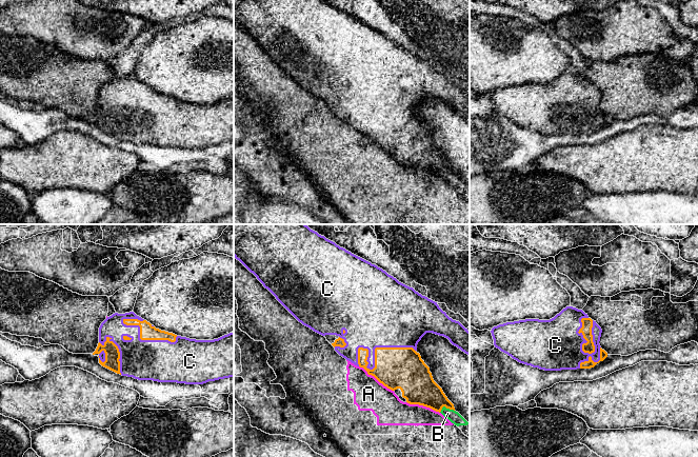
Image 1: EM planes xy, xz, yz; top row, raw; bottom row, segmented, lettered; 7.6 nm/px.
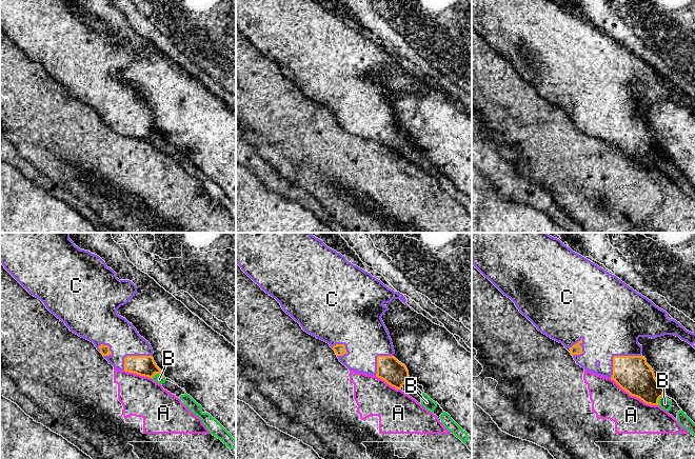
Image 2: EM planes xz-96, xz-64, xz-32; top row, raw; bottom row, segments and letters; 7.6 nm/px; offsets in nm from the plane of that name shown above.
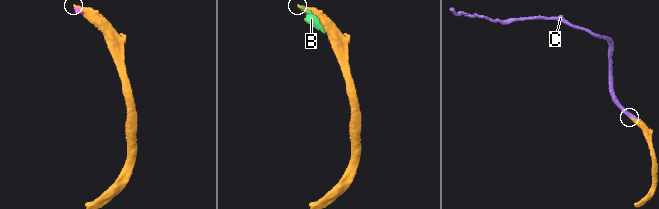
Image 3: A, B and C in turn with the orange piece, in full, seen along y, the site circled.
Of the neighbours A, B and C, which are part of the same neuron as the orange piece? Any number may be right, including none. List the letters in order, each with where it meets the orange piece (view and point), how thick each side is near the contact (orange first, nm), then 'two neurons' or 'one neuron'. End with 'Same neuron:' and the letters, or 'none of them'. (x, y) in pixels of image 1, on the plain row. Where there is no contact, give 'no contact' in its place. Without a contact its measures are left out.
A: xz (376, 142) | 320/240 nm | two neurons
B: xz (445, 171) | 260/90 nm | two neurons
C: yz (582, 108) | 80/400 nm | one neuron
Same neuron: C

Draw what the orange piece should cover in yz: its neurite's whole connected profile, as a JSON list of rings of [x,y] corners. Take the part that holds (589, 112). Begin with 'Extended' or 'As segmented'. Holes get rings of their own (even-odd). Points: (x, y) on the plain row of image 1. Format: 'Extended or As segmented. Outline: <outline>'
Extended. Outline: [[[573,71],[550,84],[506,86],[491,97],[495,112],[520,127],[544,135],[591,133],[607,121],[599,108],[601,92]]]

